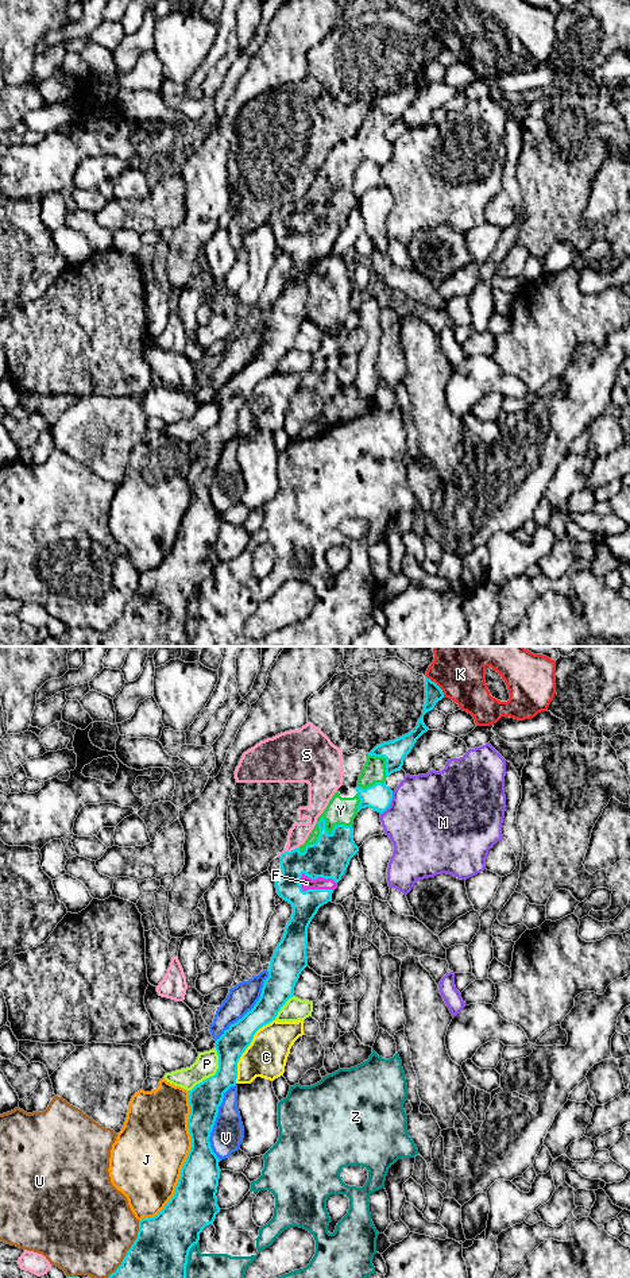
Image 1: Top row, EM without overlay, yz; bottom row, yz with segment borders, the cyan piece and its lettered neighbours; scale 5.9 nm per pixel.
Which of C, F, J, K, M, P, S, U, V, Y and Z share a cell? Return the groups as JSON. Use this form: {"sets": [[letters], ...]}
{"sets": [["C"], ["F", "Y"], ["J"], ["K"], ["M"], ["P"], ["S"], ["U"], ["V"], ["Z"]]}

